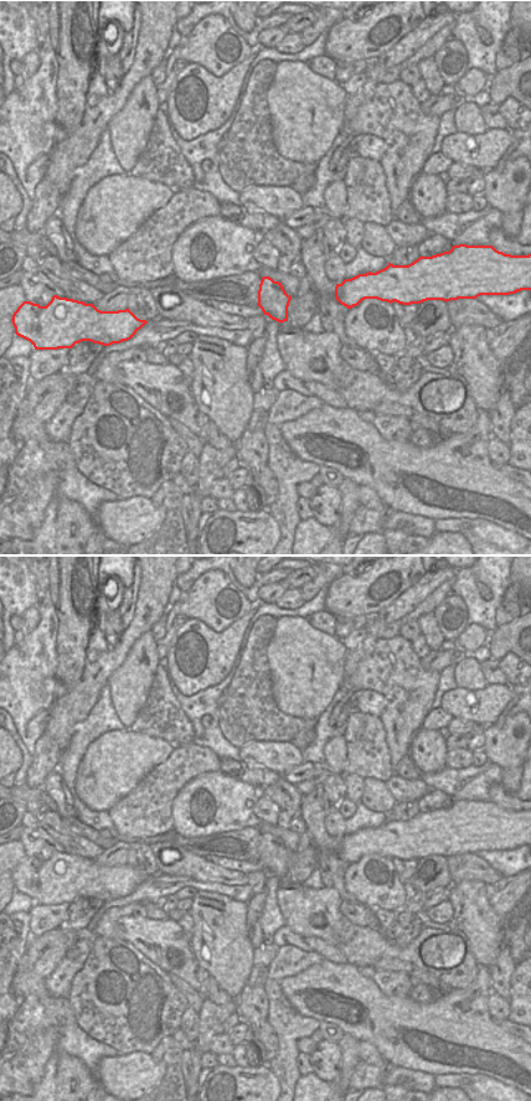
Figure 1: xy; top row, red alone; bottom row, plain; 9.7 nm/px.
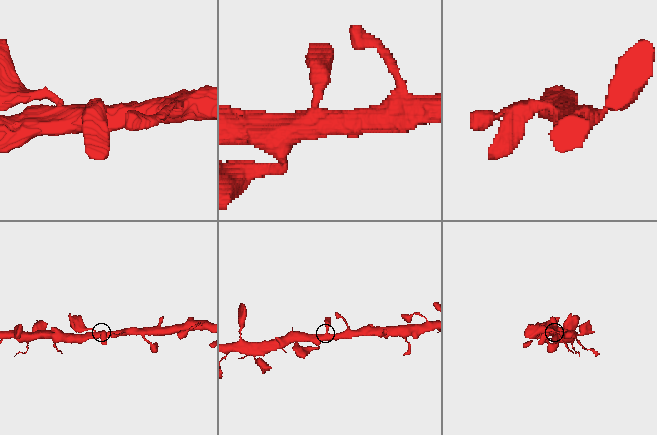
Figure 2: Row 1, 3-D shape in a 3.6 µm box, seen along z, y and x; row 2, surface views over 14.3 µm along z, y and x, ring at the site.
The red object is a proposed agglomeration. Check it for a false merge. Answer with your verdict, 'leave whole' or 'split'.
leave whole

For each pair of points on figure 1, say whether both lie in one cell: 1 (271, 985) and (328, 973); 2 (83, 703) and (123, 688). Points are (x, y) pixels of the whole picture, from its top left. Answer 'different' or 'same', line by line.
1: different
2: different

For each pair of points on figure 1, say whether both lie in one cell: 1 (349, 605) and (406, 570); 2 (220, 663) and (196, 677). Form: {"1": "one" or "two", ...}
{"1": "one", "2": "one"}

